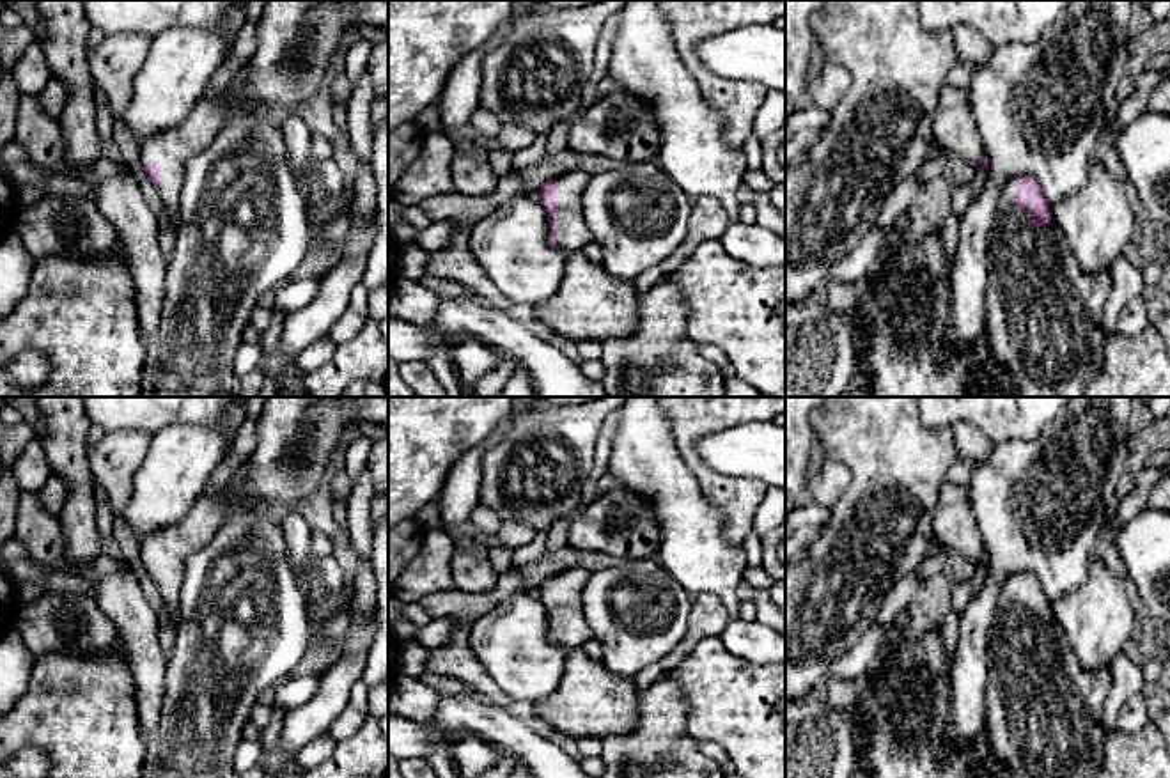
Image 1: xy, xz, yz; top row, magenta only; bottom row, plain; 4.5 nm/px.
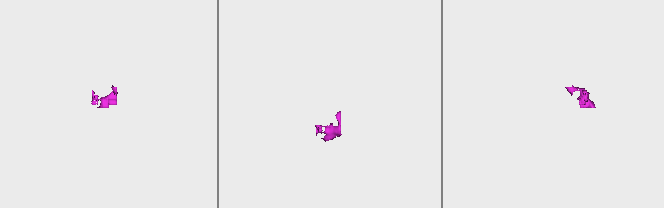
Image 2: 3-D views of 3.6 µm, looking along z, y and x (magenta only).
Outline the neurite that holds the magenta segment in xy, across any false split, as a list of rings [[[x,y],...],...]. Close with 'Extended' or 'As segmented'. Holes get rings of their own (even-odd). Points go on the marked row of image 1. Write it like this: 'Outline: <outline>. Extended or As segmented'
Outline: [[[268,0],[257,25],[257,48],[246,62],[245,83],[227,89],[211,99],[202,96],[183,124],[145,136],[138,144],[140,165],[160,190],[170,218],[179,222],[179,193],[186,175],[186,161],[206,151],[238,106],[243,112],[264,115],[271,106],[294,112],[298,105],[314,97],[326,82],[333,53],[347,30],[358,23],[386,23],[388,0]]]. Extended

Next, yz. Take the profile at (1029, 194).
Outline: [[[1030,175],[1002,190],[989,232],[986,337],[1021,397],[1083,397],[1104,365],[1103,308],[1113,280],[1087,275],[1055,227],[1049,202]]]. Extended

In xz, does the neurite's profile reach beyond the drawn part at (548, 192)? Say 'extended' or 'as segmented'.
extended

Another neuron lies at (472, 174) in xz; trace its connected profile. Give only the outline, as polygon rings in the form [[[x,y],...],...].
[[[479,138],[452,145],[452,181],[459,193],[484,197],[496,190],[498,177],[488,161],[489,147]]]

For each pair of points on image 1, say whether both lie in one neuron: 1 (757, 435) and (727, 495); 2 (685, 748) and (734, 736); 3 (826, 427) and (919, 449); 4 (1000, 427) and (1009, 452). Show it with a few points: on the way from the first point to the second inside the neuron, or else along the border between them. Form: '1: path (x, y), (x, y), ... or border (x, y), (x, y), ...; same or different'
1: border (701, 456), (718, 472), (761, 479), (766, 484); different
2: border (685, 702), (685, 731), (697, 741); different
3: path (850, 427), (871, 427), (896, 449); same
4: border (1045, 426), (1030, 440), (998, 440), (995, 443); different

